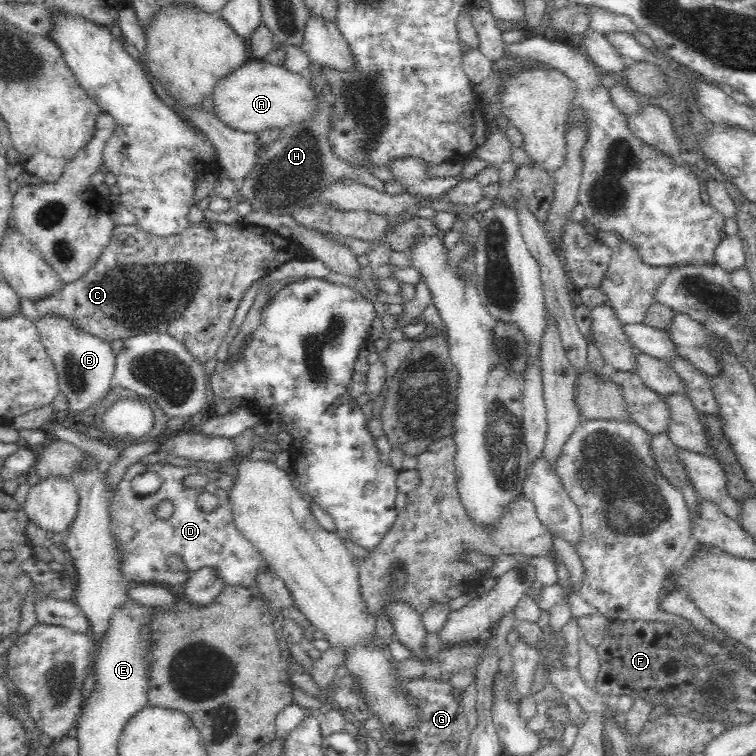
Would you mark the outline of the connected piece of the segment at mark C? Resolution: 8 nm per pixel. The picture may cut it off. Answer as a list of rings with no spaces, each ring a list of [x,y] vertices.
[[[208,218],[200,220],[198,224],[189,223],[185,230],[177,236],[168,237],[156,237],[148,235],[142,231],[140,227],[134,224],[124,224],[124,226],[113,226],[112,236],[110,236],[110,242],[108,246],[102,250],[100,258],[96,259],[96,262],[92,264],[87,271],[80,276],[79,279],[72,282],[64,283],[60,285],[54,292],[51,292],[48,296],[36,297],[30,299],[26,297],[20,297],[20,313],[30,319],[32,322],[42,318],[42,316],[50,316],[50,314],[56,314],[57,316],[66,316],[71,318],[73,322],[76,322],[80,328],[84,329],[84,332],[88,332],[101,338],[102,340],[125,340],[126,338],[132,338],[132,336],[138,336],[140,332],[159,332],[160,334],[169,334],[172,338],[181,342],[191,353],[196,357],[196,360],[201,363],[205,363],[207,360],[215,356],[222,356],[224,346],[229,340],[228,327],[230,326],[235,311],[238,308],[240,298],[243,292],[261,276],[266,276],[272,270],[281,266],[285,262],[294,258],[300,258],[300,250],[302,247],[298,243],[294,243],[292,238],[282,238],[274,230],[270,230],[267,227],[259,225],[250,225],[243,223],[242,220],[234,222],[232,224],[225,224],[224,222],[218,222],[218,220],[209,220]]]

